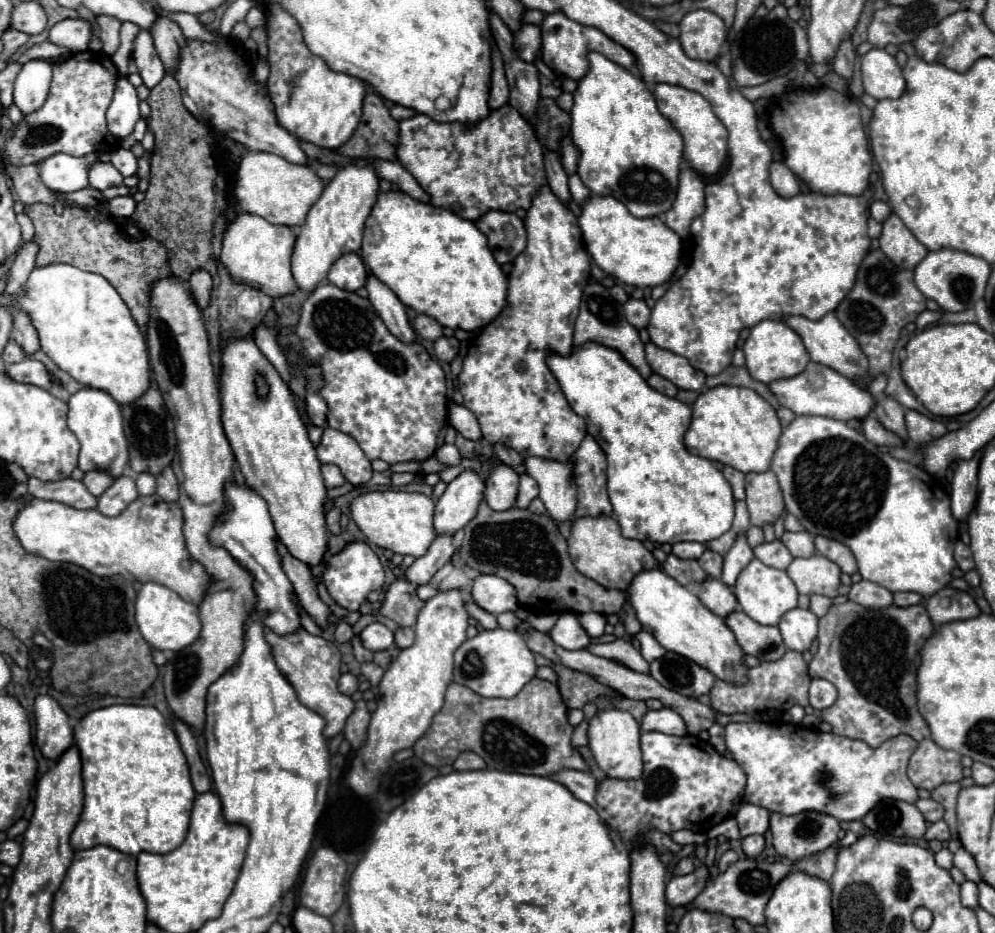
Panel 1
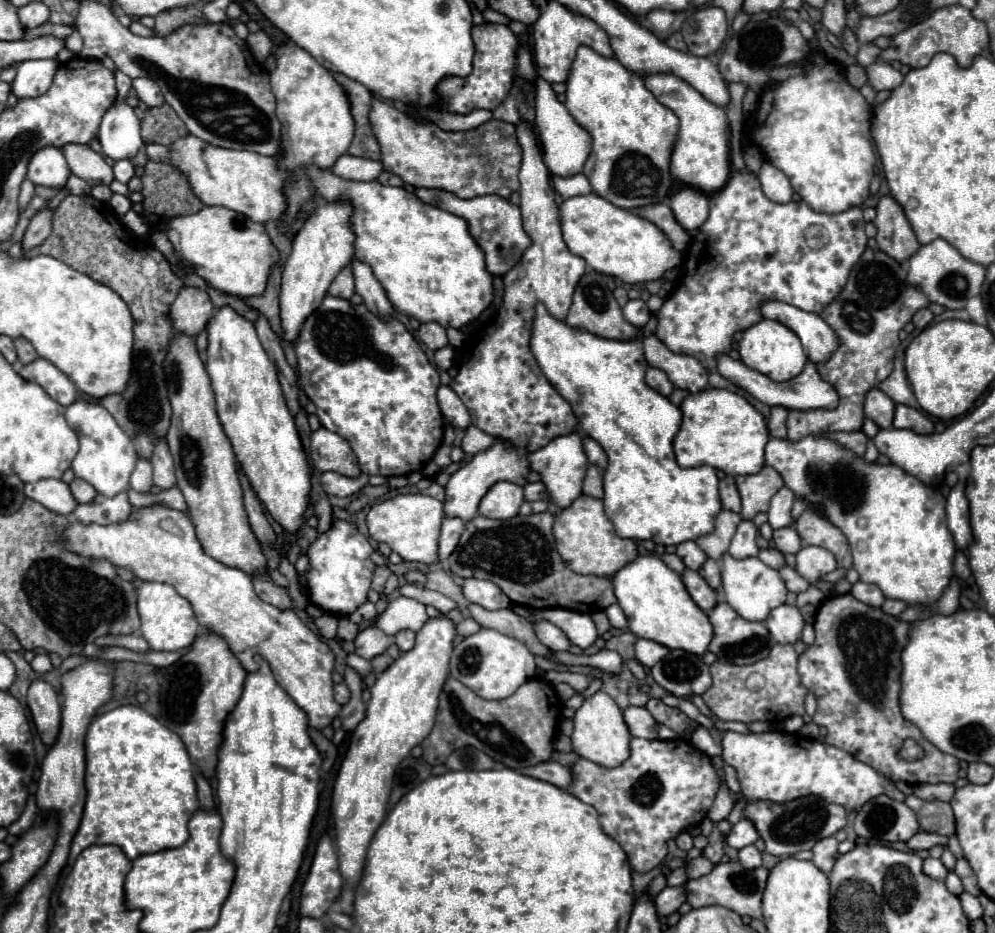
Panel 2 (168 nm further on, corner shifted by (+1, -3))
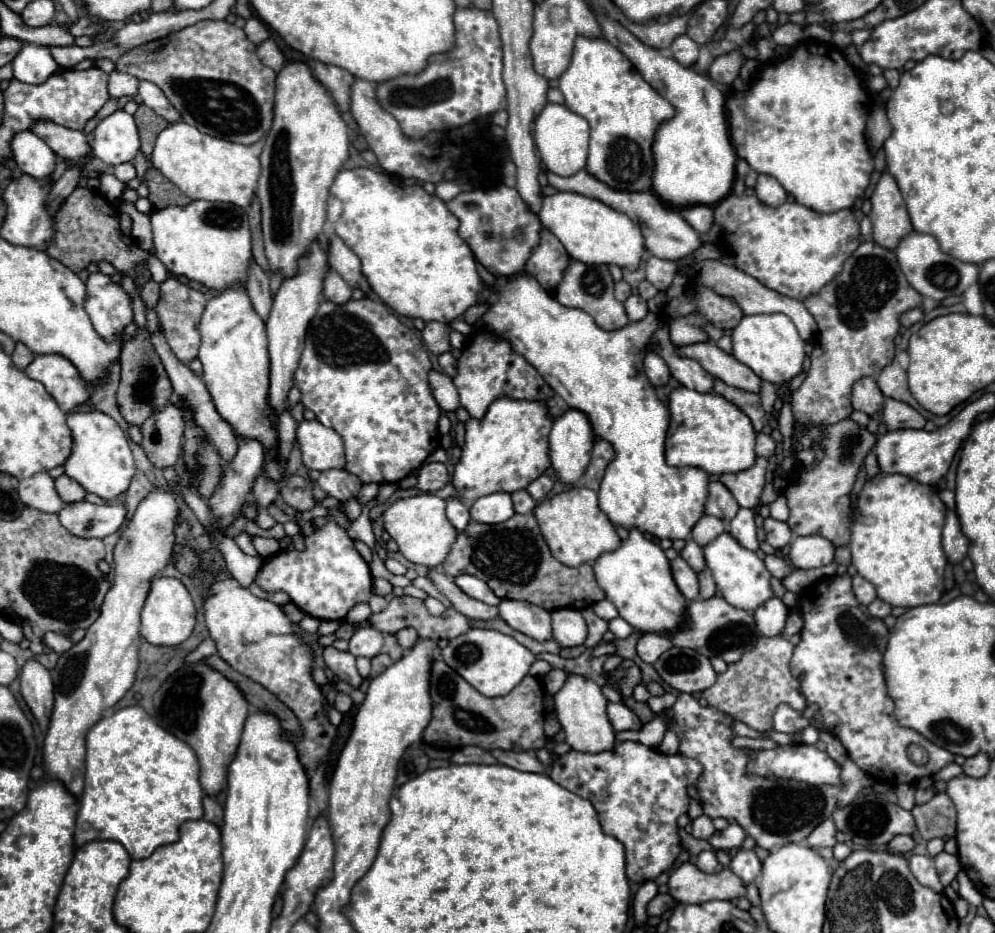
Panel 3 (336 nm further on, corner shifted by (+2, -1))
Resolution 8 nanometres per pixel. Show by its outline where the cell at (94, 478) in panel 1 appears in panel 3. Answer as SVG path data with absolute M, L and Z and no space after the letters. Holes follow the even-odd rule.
M59 476L55 480L55 488L65 502L81 502L81 500L85 500L85 494L87 494L85 488L69 476Z

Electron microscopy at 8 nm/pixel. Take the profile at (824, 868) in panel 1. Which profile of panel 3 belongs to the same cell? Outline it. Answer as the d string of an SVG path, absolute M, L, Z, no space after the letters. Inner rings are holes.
M825 820L825 824L819 824L811 834L809 834L809 840L807 840L807 844L811 846L811 848L833 848L835 846L835 832L837 832L837 828L835 828L835 824L833 824L833 820Z

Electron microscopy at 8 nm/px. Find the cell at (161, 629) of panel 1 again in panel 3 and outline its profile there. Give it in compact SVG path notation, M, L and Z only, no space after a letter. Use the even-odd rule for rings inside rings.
M155 578L151 582L145 606L141 610L141 636L155 646L177 646L185 642L195 628L195 604L191 594L177 578Z

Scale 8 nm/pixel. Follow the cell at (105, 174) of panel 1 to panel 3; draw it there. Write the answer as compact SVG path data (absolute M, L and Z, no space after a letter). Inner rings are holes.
M41 122L31 128L41 140L45 140L51 150L71 164L79 164L91 156L91 146L85 132L69 130L65 126L57 126L53 122Z

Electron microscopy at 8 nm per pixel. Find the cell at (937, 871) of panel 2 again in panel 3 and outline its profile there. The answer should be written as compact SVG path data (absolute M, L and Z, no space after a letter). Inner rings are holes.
M917 854L909 856L909 868L923 886L927 886L935 892L943 892L943 884L939 882L939 876L937 876L931 856L917 856Z

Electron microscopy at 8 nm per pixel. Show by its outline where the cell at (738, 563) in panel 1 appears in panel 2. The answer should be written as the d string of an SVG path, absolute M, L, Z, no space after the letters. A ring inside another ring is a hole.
M742 520L736 528L736 534L732 538L732 544L728 548L730 556L734 558L748 558L748 556L758 556L758 546L756 546L756 536L758 528L754 526L752 520Z

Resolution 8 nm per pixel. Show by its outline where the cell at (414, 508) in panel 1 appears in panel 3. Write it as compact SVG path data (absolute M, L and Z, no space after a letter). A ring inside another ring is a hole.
M419 494L419 496L395 500L383 512L383 528L397 542L399 552L409 562L423 564L429 568L435 568L445 560L449 552L449 544L453 544L457 536L457 532L453 532L453 526L445 516L445 500L435 494Z

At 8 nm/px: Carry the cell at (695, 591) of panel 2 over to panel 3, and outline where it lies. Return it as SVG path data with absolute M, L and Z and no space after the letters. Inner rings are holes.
M677 556L677 560L671 562L671 570L673 570L673 578L675 578L675 584L679 586L681 594L687 600L697 600L699 582L697 582L697 574L693 572L693 568L689 568L689 564L681 556Z

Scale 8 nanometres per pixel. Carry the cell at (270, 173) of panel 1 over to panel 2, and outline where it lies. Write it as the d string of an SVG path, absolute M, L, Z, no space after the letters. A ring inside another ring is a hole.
M186 134L184 138L174 140L170 146L146 144L146 154L154 162L168 162L176 170L180 170L188 178L192 192L206 206L224 206L246 214L254 222L278 220L286 210L284 182L290 174L282 172L272 156L210 146L194 134Z

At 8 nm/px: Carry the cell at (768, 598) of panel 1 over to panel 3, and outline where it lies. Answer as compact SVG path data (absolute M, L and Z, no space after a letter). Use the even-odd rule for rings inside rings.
M723 532L721 536L717 536L711 544L707 544L703 548L703 552L705 552L707 568L713 572L717 590L735 608L755 612L761 604L765 604L769 598L775 596L773 588L771 588L771 578L773 576L765 568L763 560L755 552L749 552L747 548L741 548L741 544L737 544L737 540L733 540L733 536L729 536L729 532Z

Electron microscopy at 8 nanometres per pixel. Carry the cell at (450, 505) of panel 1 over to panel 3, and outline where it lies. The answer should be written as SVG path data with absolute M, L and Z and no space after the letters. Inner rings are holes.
M499 398L483 420L469 420L465 426L465 446L461 460L453 472L453 486L461 500L475 502L493 492L517 492L527 488L549 468L547 434L553 420L545 412L545 404Z

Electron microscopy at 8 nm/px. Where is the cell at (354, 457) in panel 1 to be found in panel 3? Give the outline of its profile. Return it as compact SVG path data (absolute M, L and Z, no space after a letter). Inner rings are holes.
M303 420L297 428L297 442L303 452L303 464L309 470L345 468L345 448L341 436L319 420Z

